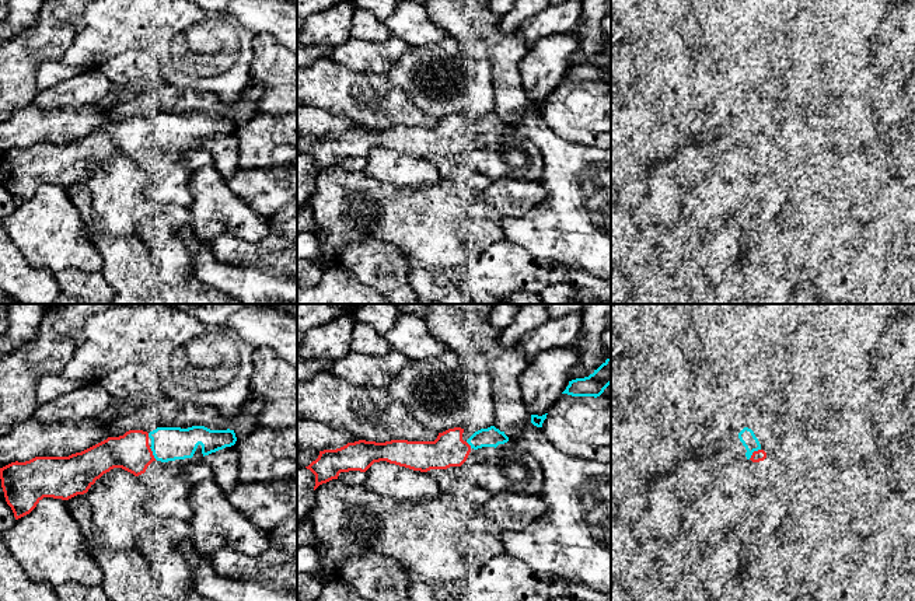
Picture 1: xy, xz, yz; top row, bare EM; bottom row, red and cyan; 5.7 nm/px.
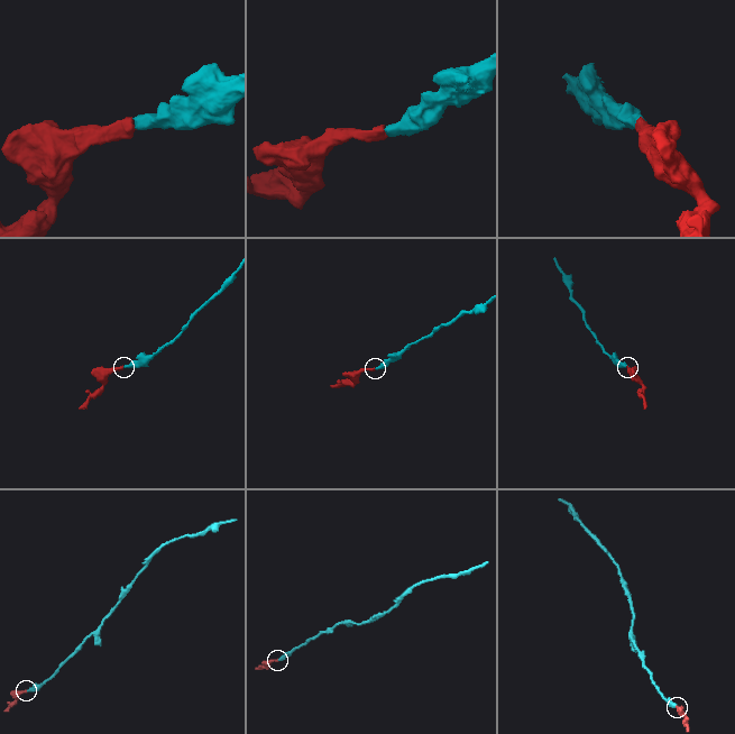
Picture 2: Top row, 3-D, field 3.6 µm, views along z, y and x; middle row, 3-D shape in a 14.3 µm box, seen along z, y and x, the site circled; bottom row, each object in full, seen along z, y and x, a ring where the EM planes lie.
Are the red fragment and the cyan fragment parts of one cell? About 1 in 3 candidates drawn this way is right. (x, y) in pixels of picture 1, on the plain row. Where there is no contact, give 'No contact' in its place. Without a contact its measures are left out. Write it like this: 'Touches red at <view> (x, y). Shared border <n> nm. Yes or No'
Touches red at yz (753, 139). Shared border 90 nm. Yes

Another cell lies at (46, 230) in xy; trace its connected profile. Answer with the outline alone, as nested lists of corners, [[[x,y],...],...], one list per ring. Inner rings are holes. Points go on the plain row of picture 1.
[[[43,184],[27,202],[1,220],[13,244],[34,269],[59,273],[64,269],[101,272],[104,259],[98,249],[81,234],[81,219],[70,195],[62,185]]]

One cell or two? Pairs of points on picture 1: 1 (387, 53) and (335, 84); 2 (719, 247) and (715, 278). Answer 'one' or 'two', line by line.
1: two
2: one

